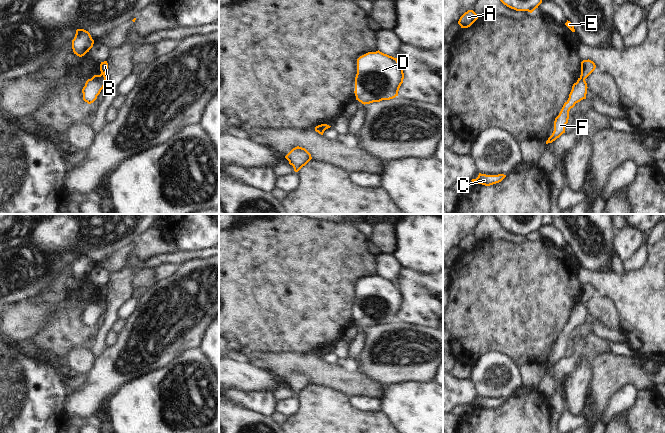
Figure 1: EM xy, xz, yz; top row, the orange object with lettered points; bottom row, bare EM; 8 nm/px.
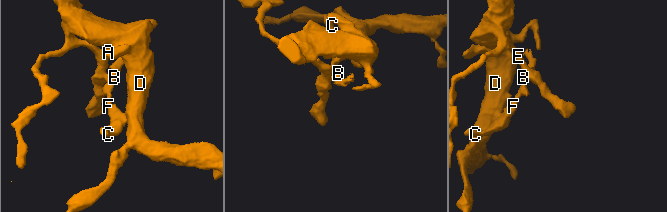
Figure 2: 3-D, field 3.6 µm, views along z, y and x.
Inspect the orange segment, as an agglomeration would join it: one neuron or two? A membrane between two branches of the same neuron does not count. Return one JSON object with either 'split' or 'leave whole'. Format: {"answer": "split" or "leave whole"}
{"answer": "split"}

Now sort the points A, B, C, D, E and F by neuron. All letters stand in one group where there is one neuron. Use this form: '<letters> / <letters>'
A C D E F / B

